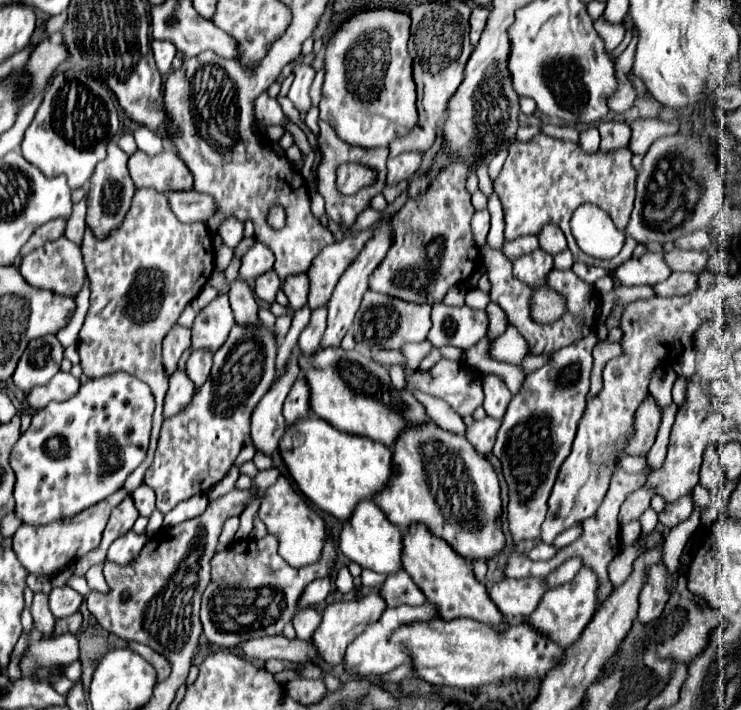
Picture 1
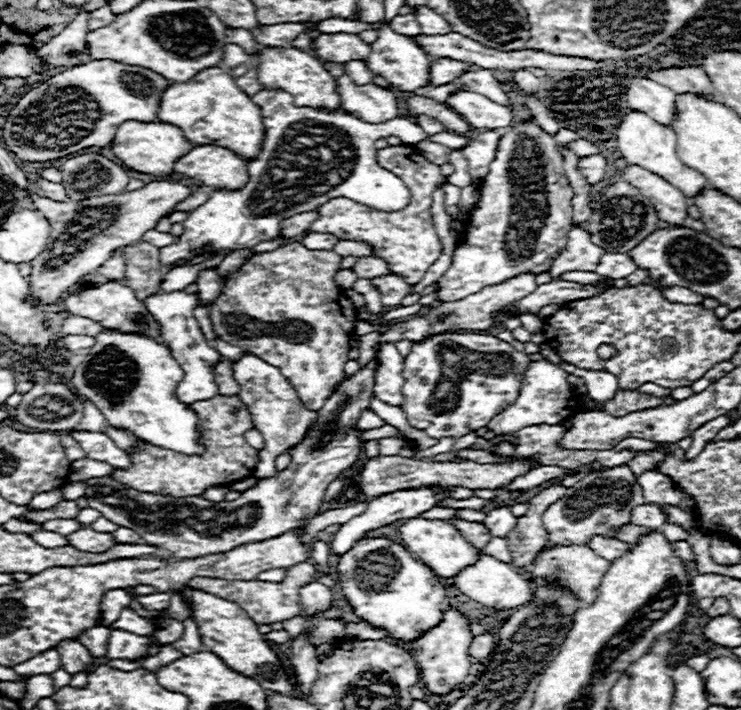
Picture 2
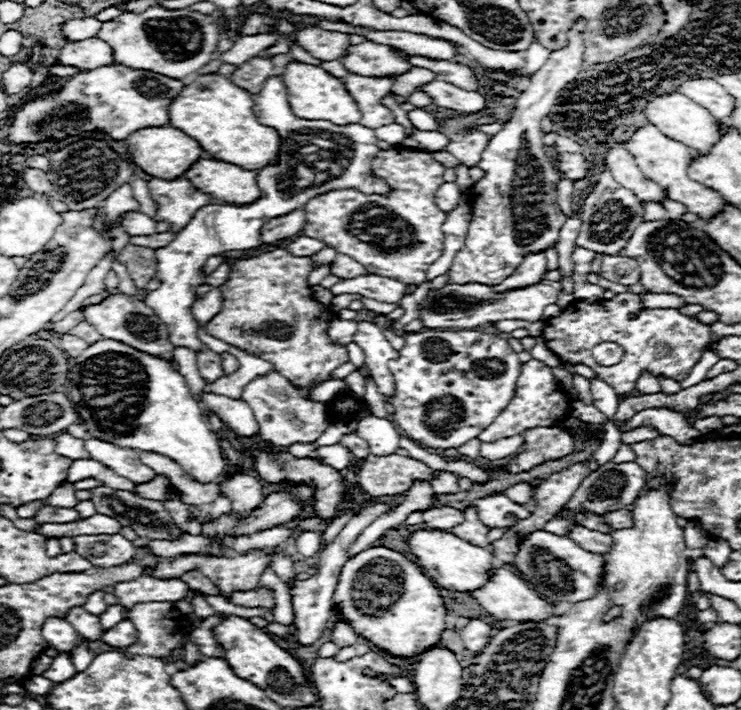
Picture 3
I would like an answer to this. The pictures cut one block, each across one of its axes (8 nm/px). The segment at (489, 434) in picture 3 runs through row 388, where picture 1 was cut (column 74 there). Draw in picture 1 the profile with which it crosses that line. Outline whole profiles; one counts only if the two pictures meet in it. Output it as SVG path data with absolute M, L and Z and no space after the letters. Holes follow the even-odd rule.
M120 488L118 492L114 492L112 496L104 498L102 502L86 508L84 512L76 514L74 518L64 518L64 520L56 520L52 524L46 526L32 526L32 524L22 524L20 530L14 534L14 542L12 548L18 556L18 560L22 562L22 566L36 576L52 576L60 570L64 570L66 566L70 566L72 562L80 560L84 554L88 554L90 550L100 546L102 540L102 532L106 528L108 516L112 512L112 508L116 504L120 504L120 500L128 498L130 492L124 492L124 488Z

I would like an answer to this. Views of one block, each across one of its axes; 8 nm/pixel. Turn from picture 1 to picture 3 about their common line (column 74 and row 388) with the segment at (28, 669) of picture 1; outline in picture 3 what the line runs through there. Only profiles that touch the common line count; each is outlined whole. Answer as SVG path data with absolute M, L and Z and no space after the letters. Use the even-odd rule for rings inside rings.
M644 372L644 374L638 378L636 388L638 388L642 394L656 394L656 392L660 392L660 382L658 382L652 374Z

